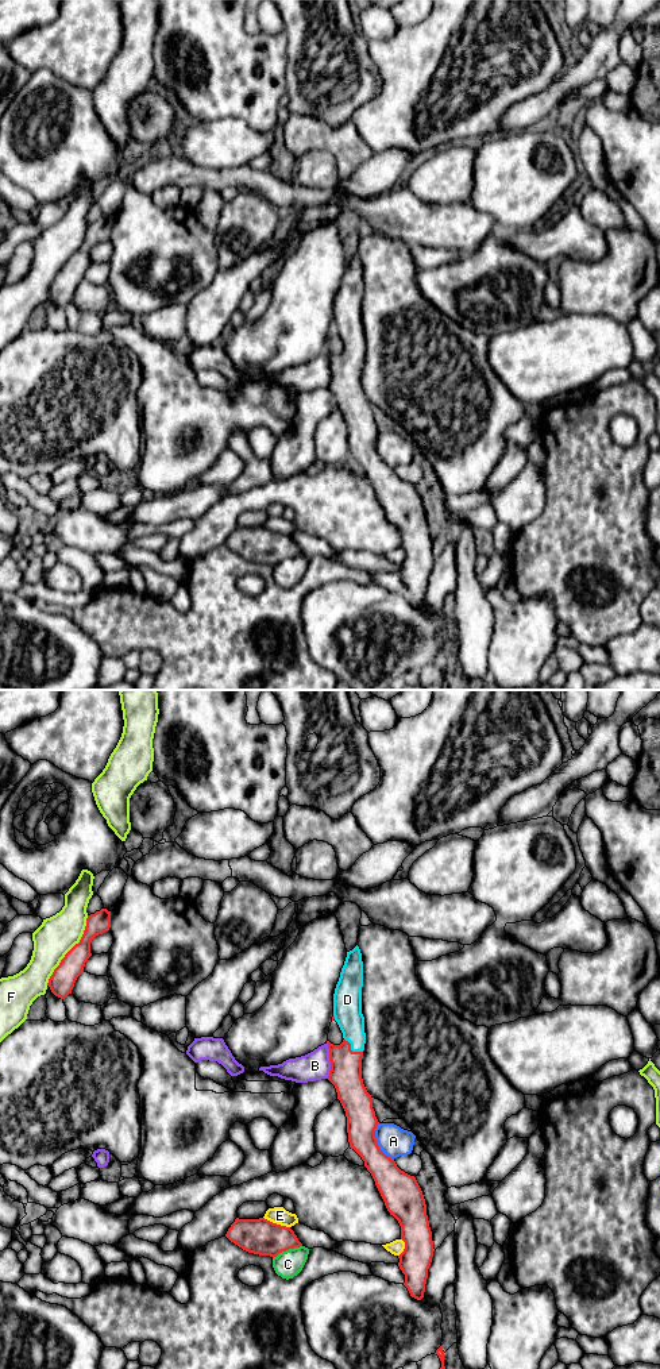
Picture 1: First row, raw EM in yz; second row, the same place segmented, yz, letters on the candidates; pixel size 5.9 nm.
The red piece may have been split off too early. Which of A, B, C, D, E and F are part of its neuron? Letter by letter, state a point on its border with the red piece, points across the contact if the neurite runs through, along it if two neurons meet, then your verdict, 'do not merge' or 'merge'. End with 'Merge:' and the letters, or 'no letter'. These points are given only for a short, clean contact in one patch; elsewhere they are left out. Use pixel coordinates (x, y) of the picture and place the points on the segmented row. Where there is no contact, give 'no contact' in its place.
A: contact yz (377, 1142); do not merge
B: contact yz (330, 1060); border yz (327, 1042), (330, 1053), (328, 1078); do not merge
C: contact yz (286, 1249); do not merge
D: contact yz (350, 1049); merge
E: contact yz (276, 1223); do not merge
F: contact yz (69, 951); do not merge
Merge: D

